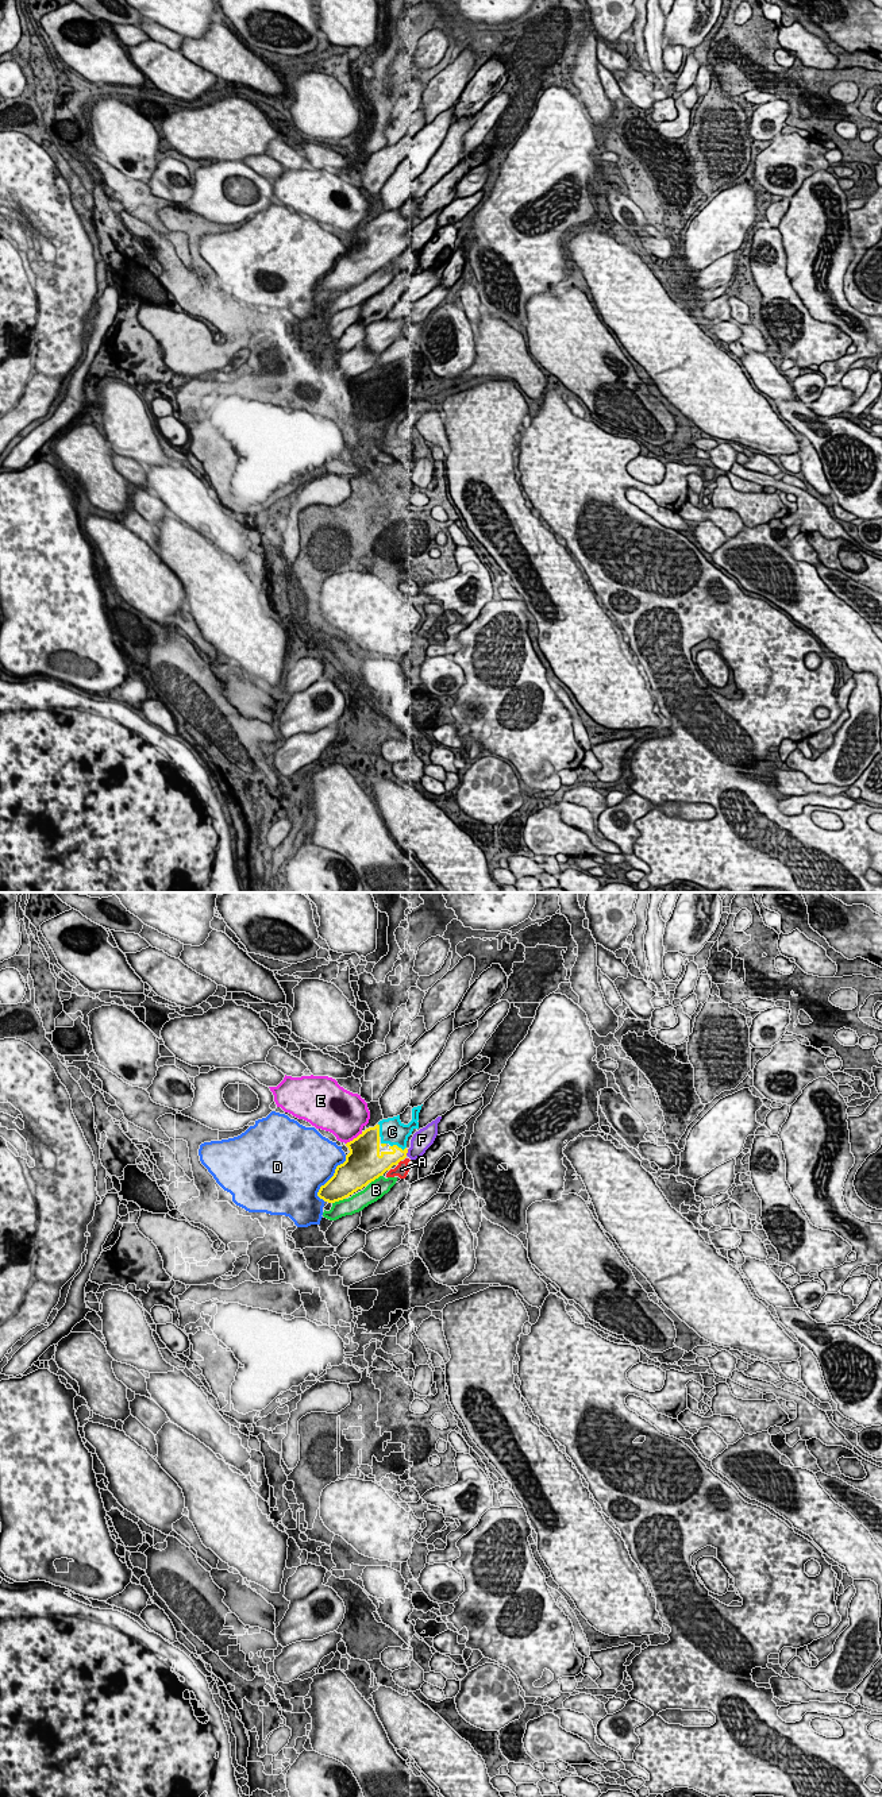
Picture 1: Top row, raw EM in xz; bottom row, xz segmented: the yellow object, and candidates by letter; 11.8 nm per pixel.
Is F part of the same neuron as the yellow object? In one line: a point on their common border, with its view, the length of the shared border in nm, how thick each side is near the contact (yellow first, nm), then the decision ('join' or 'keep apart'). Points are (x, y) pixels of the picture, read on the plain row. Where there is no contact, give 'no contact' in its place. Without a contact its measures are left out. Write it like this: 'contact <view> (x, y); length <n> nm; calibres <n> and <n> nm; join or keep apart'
contact xz (407, 245); length 90 nm; calibres 190 and 240 nm; keep apart

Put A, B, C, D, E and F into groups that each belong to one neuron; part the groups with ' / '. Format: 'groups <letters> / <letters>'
groups A F / B / C / D / E

